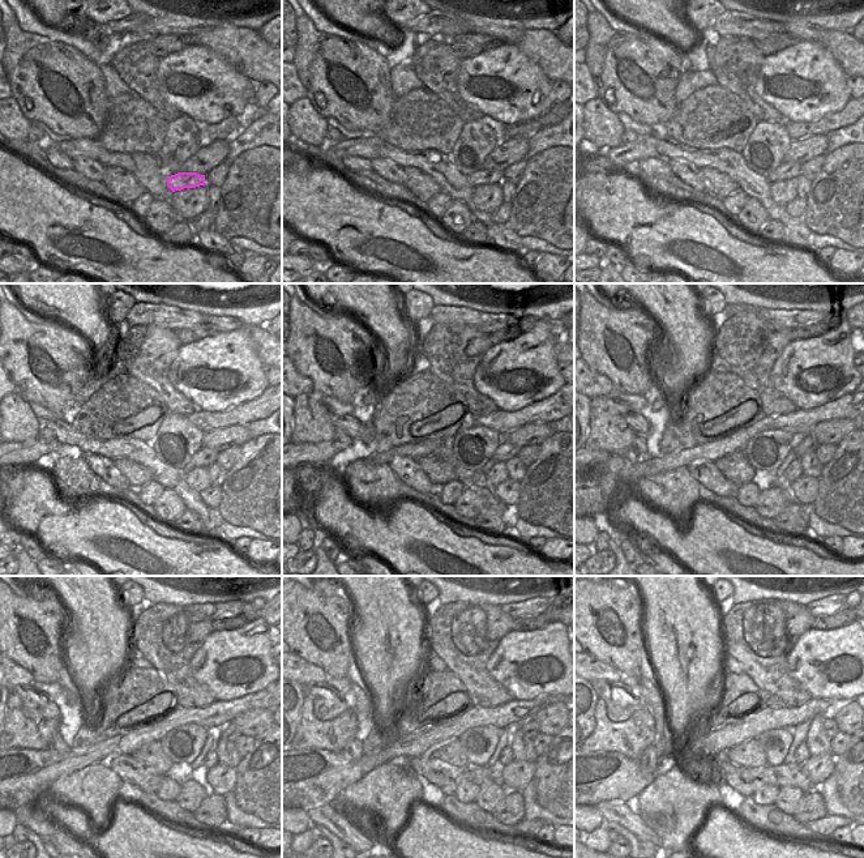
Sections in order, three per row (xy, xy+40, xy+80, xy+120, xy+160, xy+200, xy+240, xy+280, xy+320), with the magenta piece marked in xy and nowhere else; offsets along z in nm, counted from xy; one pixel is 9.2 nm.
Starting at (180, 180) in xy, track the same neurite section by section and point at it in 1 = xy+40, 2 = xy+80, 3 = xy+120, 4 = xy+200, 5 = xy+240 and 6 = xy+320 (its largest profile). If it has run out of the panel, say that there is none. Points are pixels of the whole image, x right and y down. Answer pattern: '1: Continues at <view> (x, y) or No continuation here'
1: Continues at xy+40 (482, 176)
2: Continues at xy+80 (786, 170)
3: Continues at xy+120 (205, 457)
4: Continues at xy+200 (804, 443)
5: Continues at xy+240 (230, 730)
6: Continues at xy+320 (830, 728).

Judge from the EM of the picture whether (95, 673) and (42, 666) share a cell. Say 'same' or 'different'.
different

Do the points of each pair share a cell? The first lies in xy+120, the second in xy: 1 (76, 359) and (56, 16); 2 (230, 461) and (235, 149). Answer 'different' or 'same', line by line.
1: different
2: different

